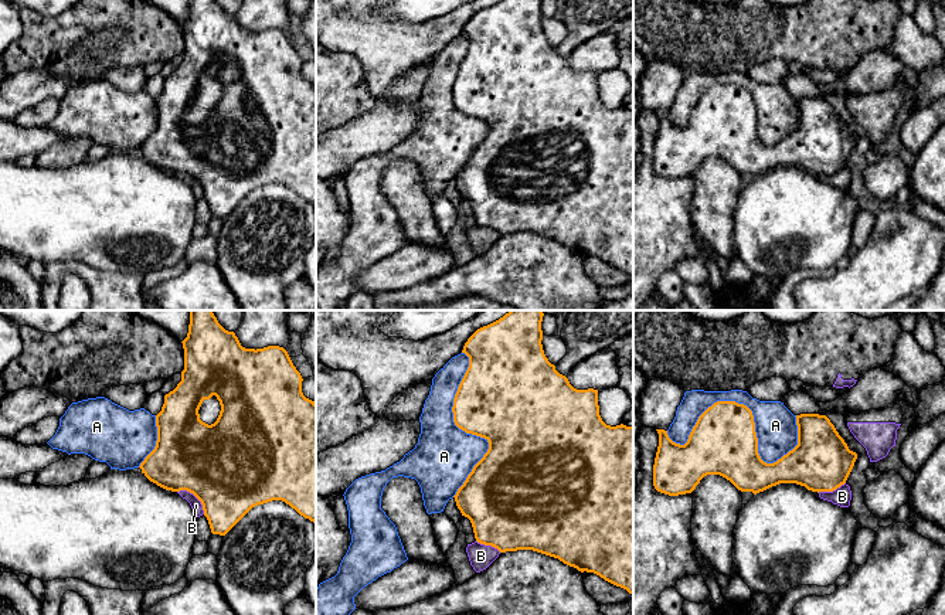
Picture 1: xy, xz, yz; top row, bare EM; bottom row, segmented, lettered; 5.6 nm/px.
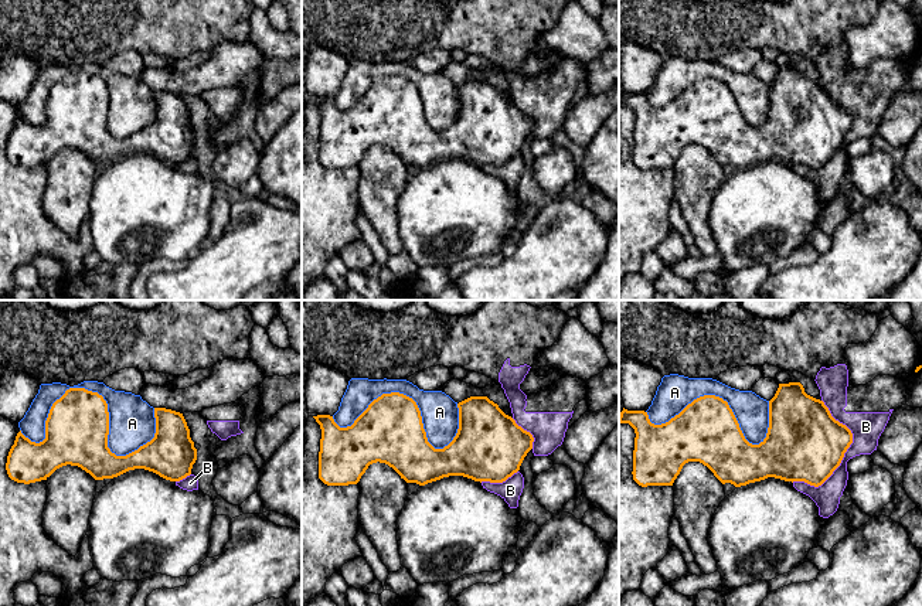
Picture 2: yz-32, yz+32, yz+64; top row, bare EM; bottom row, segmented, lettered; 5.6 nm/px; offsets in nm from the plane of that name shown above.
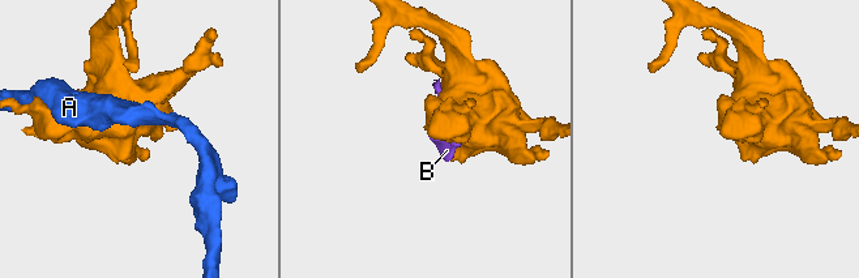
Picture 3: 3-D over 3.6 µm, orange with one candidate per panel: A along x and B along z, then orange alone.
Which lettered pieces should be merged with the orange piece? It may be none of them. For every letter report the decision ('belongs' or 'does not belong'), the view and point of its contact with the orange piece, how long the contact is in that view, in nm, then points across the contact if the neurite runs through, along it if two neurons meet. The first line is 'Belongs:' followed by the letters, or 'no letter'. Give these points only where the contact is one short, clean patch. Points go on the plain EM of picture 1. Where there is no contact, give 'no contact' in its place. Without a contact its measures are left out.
Belongs: no letter
A: does not belong; meets orange in yz at (745, 88); contact 750 nm long
B: does not belong; meets orange in xy at (194, 177); contact 200 nm long

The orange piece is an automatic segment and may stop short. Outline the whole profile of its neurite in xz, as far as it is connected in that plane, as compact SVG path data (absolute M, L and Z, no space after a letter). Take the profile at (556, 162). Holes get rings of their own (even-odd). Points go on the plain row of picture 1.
M500 0L477 11L463 28L462 35L469 40L469 50L453 81L453 105L466 116L485 120L489 132L453 179L456 188L462 198L470 203L477 225L492 228L500 235L533 232L558 241L581 255L594 255L633 278L633 109L606 108L599 98L598 72L577 72L555 52L543 33L541 4L543 0Z

